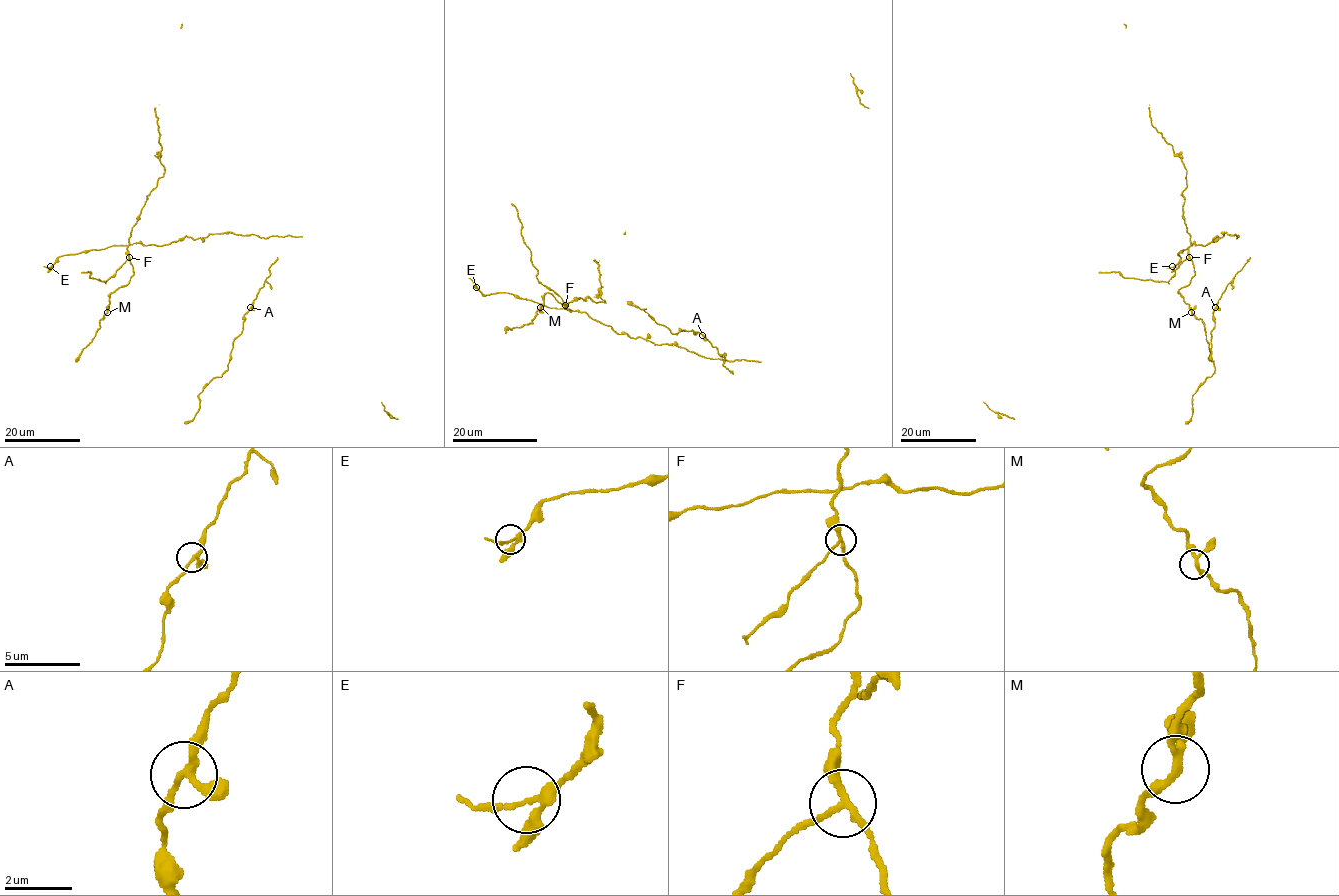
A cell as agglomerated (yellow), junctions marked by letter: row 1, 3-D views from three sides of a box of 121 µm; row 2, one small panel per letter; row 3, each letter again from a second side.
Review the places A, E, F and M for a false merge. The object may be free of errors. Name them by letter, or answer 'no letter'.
F

